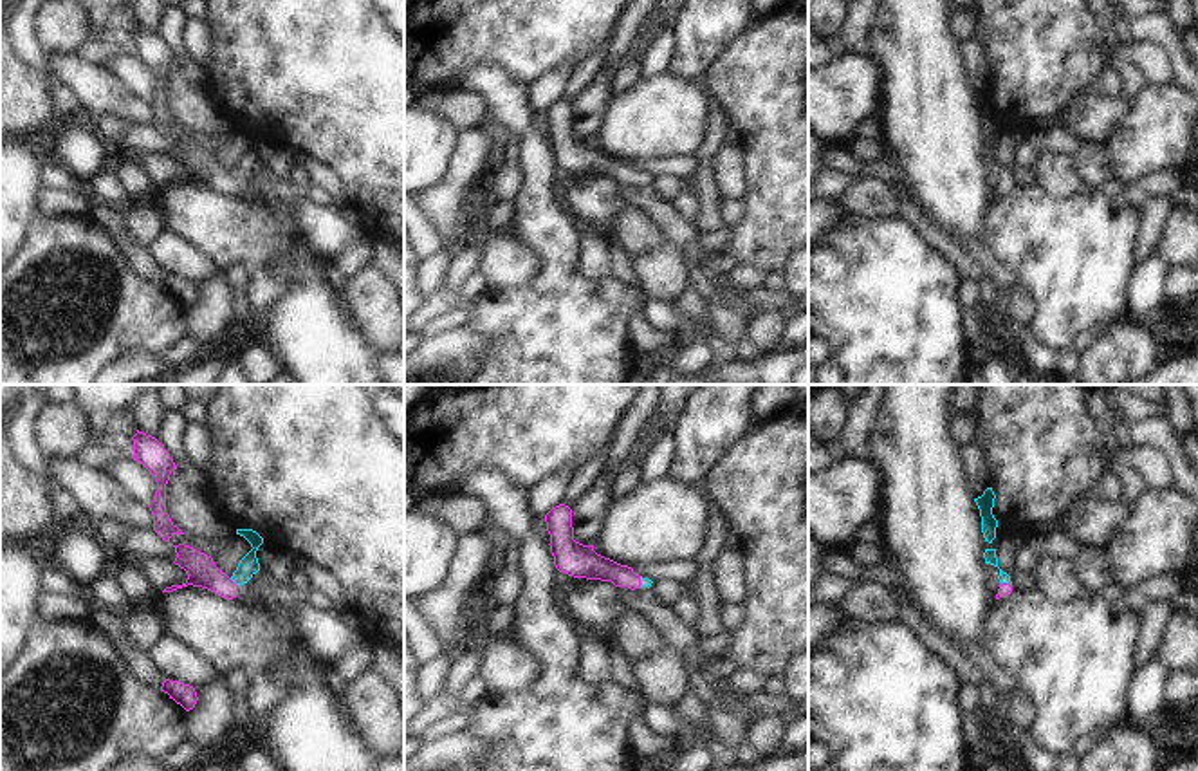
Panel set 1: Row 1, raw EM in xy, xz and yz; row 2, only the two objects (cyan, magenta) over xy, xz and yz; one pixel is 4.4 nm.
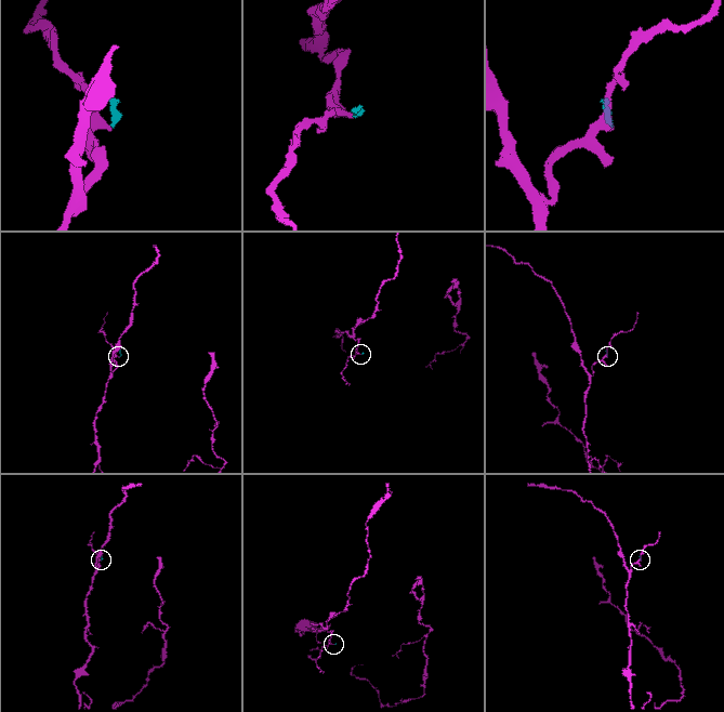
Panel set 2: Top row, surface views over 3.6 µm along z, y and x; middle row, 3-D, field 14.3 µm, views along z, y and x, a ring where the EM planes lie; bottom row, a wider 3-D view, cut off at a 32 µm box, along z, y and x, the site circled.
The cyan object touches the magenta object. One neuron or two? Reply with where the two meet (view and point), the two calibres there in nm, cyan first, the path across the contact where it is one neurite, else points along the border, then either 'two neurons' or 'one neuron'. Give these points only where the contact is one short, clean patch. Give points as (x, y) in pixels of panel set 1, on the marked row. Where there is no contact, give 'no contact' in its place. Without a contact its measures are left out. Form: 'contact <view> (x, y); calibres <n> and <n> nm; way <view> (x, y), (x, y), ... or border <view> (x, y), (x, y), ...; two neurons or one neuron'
contact xy (233, 580); calibres 90 and 140 nm; way xy (248, 566), (233, 580), (213, 580), (201, 569); one neuron

